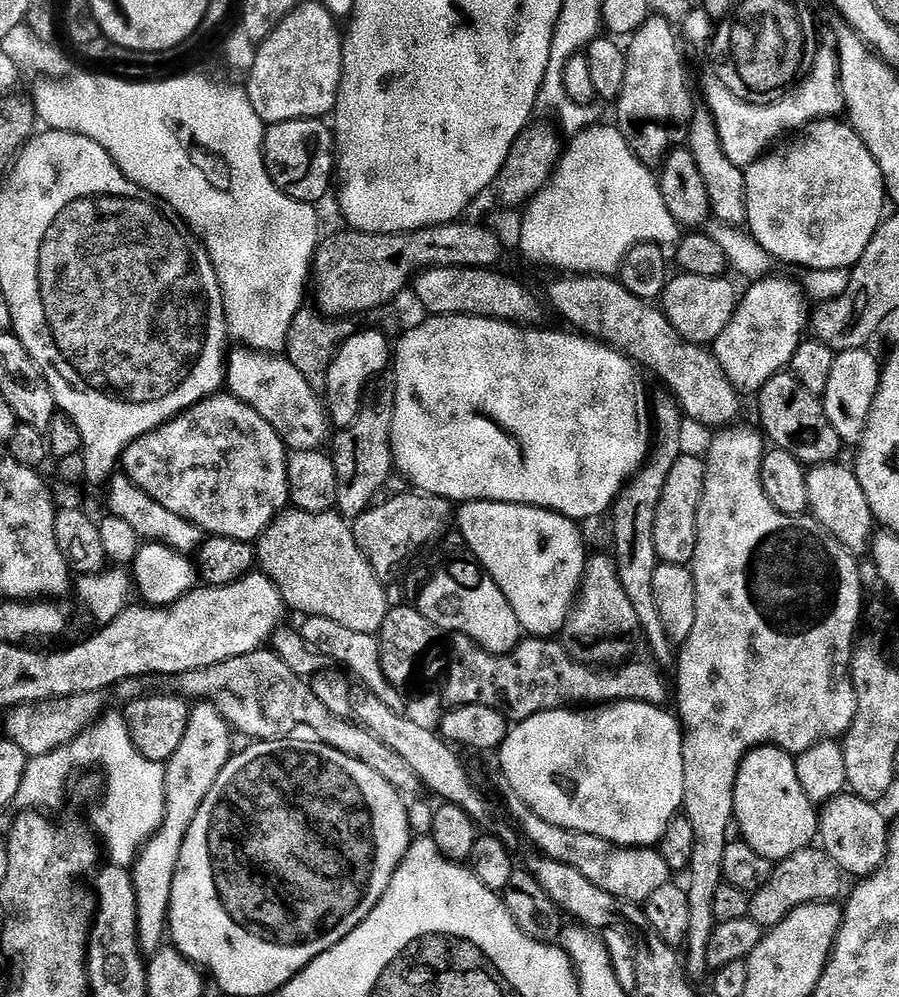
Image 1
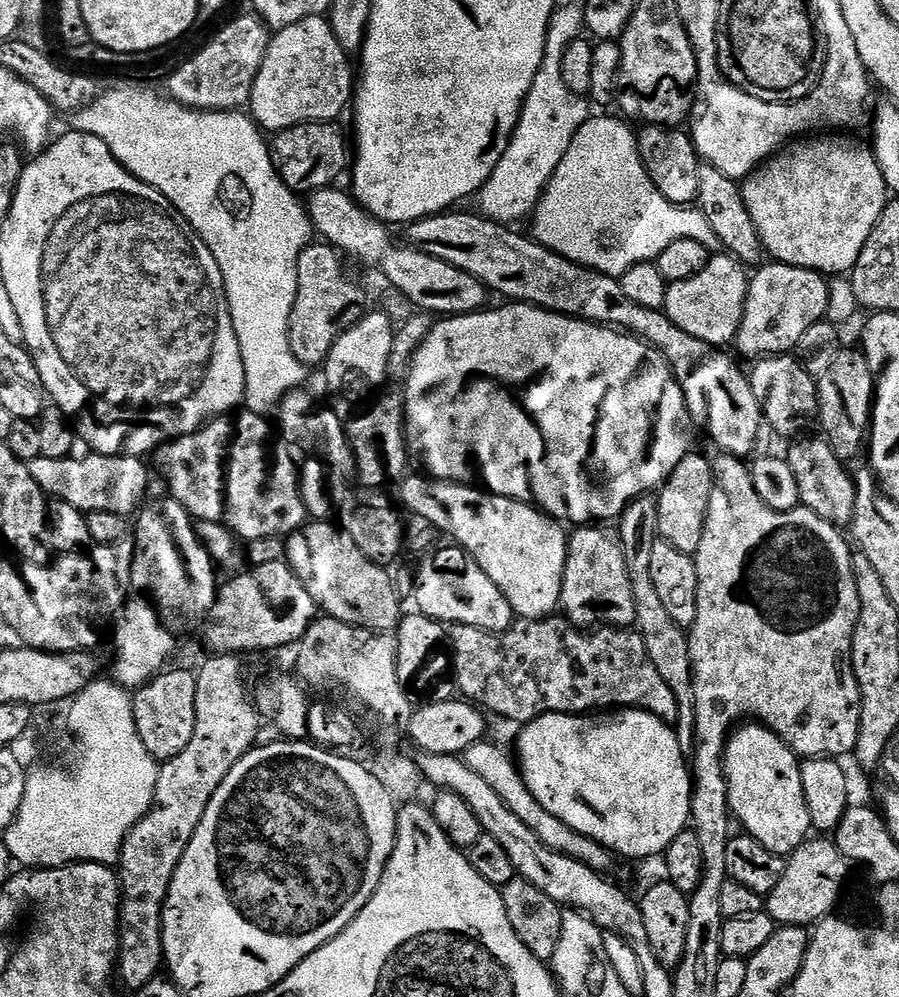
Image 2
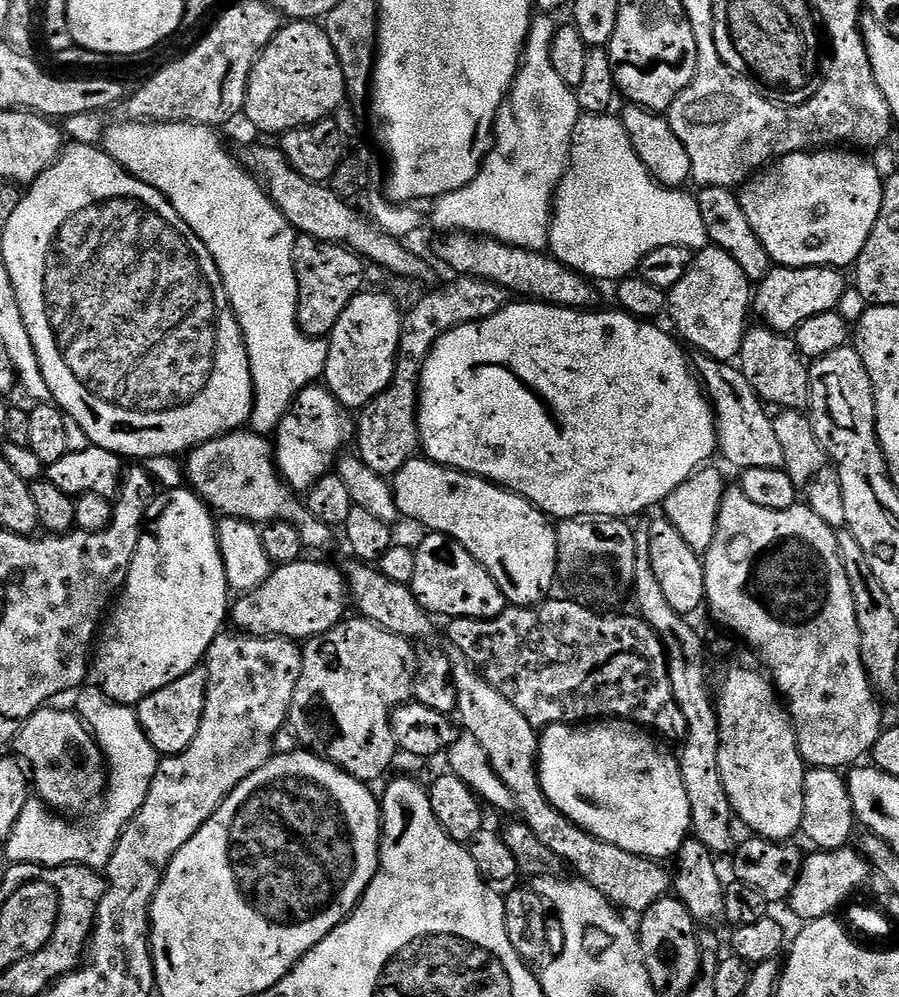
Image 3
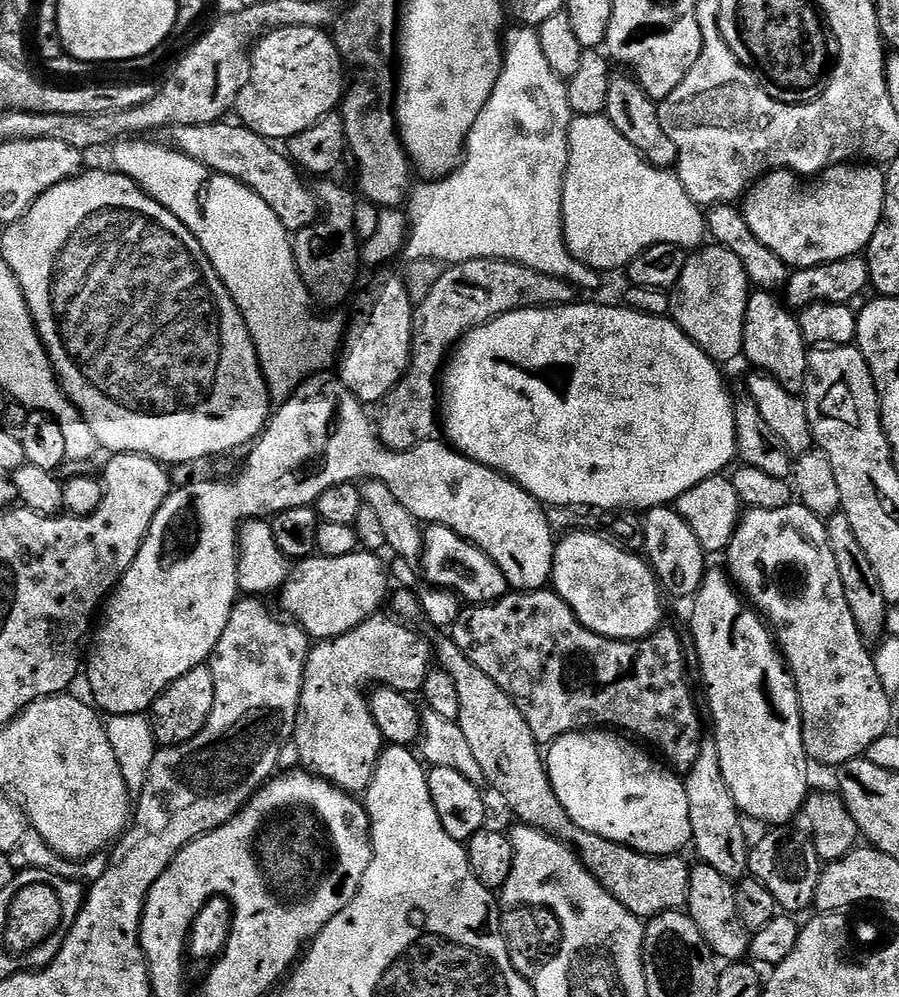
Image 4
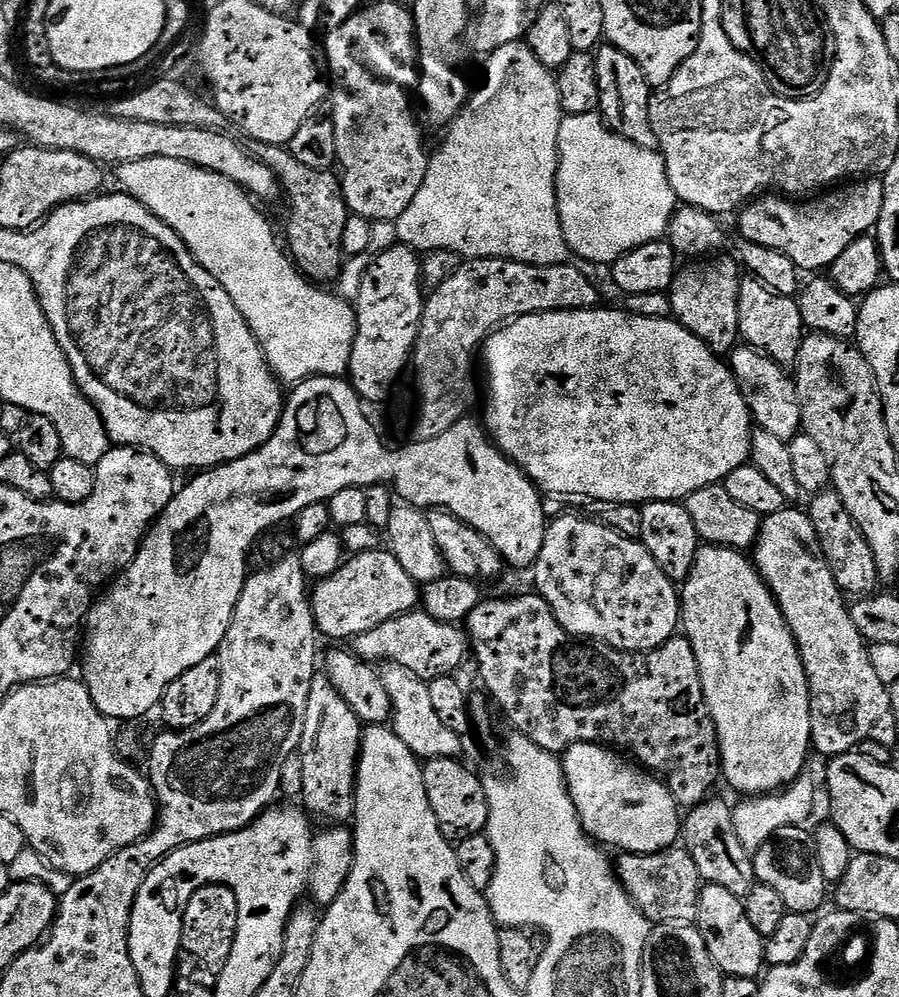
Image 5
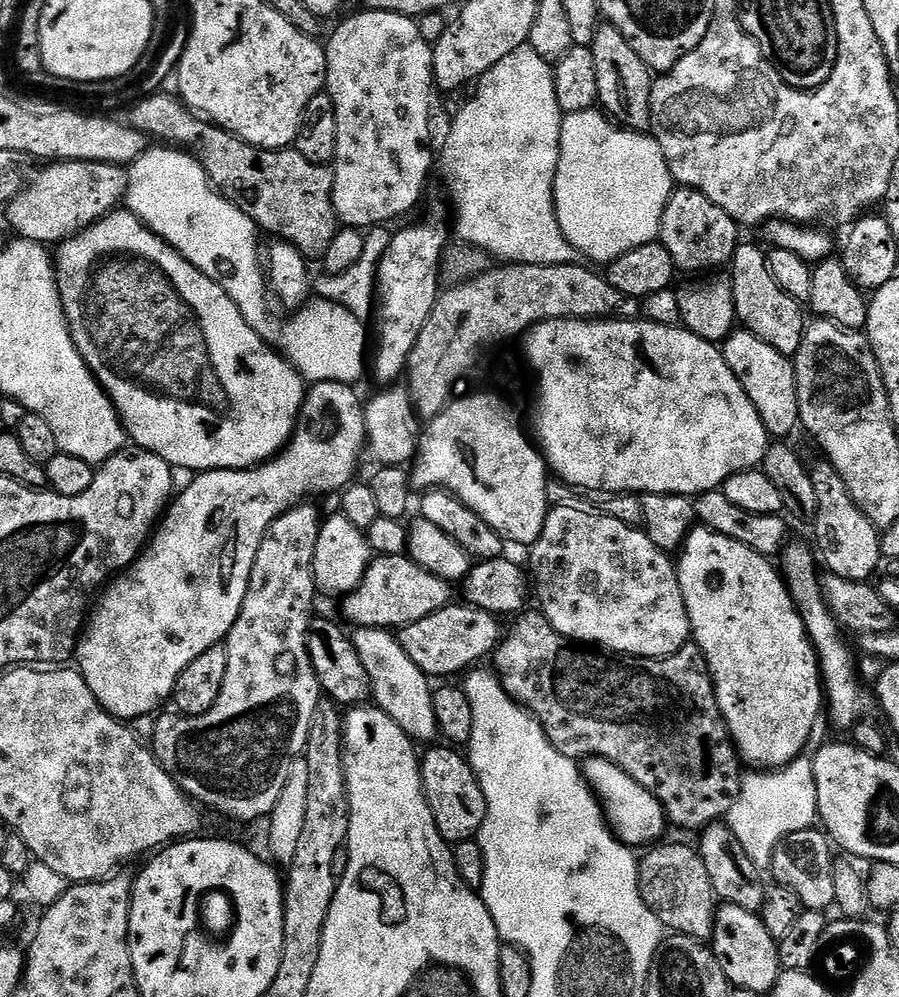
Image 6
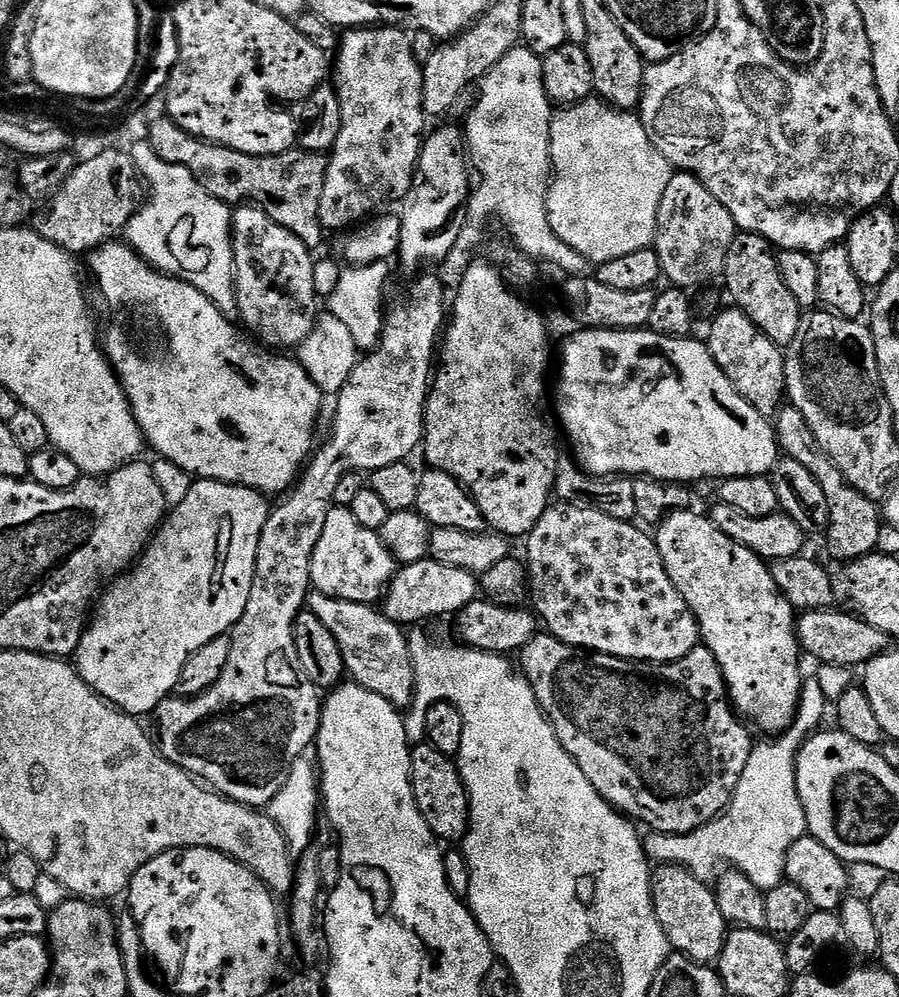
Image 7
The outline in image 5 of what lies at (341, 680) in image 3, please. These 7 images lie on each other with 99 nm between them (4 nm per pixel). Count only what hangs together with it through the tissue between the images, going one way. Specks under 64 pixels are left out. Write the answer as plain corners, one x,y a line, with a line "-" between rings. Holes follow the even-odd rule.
413,610
405,616
390,618
390,622
382,622
382,626
374,626
374,630
366,630
366,634
355,637
354,651
361,660
397,664
427,682
439,676
453,675
457,671
455,668
463,662
464,655
469,655
470,641
463,627
438,622
422,610
-
313,676
310,696
306,698
306,714
298,749
302,770
300,796
302,807
309,817
317,821
325,820
323,823
328,826
344,826
353,819
356,811
356,765
360,762
361,739
362,725
354,710
346,706
327,676

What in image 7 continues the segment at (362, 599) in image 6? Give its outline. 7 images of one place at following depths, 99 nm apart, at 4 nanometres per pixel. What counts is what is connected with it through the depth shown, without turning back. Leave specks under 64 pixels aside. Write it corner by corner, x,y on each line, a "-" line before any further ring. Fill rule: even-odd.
434,559
403,565
397,571
396,577
388,584
386,599
382,611
395,624
420,626
423,620
432,620
435,616
459,614
470,602
478,599
477,573
458,570
446,566
-
452,612
452,613
451,613

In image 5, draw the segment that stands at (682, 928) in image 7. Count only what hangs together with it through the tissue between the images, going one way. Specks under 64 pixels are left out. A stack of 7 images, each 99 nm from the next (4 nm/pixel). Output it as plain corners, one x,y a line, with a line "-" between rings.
673,846
660,852
626,852
619,858
614,864
616,878
649,922
658,925
695,921
702,881
687,848

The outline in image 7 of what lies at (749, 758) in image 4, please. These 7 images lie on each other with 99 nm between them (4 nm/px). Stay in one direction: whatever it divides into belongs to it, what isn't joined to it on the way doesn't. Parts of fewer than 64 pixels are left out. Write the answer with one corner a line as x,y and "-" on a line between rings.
673,510
667,513
667,515
659,521
658,527
660,527
660,529
654,532
656,545
662,554
662,562
666,566
666,574
670,574
670,582
674,582
678,594
682,594
686,606
690,606
690,610
696,616
696,621
700,623
700,639
703,647
708,648
710,654
714,654
714,658
722,670
724,681
728,687
728,698
732,701
732,707
736,709
737,713
739,713
745,721
751,722
757,729
760,727
761,730
764,731
764,734
775,738
779,736
781,732
786,731
794,722
796,711
800,706
800,692
804,689
805,677
803,675
800,676
800,656
802,657
802,649
798,635
797,613
794,611
791,602
778,590
778,586
772,577
772,569
765,561
755,556
746,546
742,546
738,542
731,540
726,534
722,534
722,530
718,530
718,526
714,526
714,522
707,515
699,516
698,513
690,511
691,510

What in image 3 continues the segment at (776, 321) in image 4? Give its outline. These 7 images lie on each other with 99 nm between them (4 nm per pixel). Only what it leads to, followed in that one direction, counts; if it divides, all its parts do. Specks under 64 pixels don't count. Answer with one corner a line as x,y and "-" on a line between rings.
767,326
759,327
749,327
748,331
745,332
742,350
738,357
738,367
743,372
746,382
750,382
750,386
754,386
754,390
765,405
773,406
772,404
777,404
775,407
780,410
807,409
812,395
812,383
808,377
810,368
802,353
798,350
795,339
791,335
776,332
773,328

